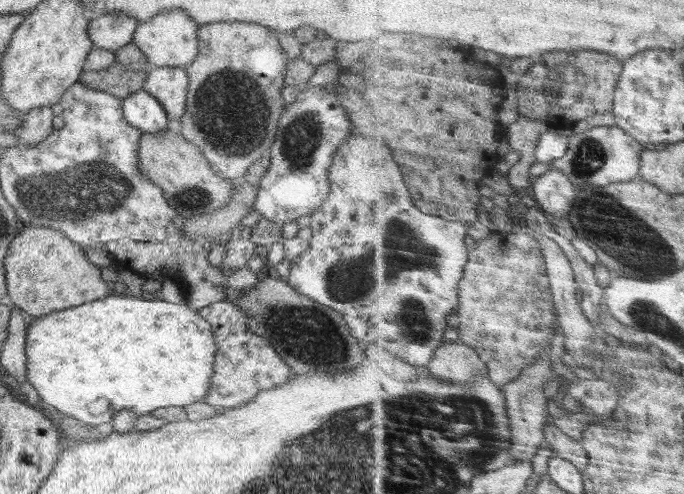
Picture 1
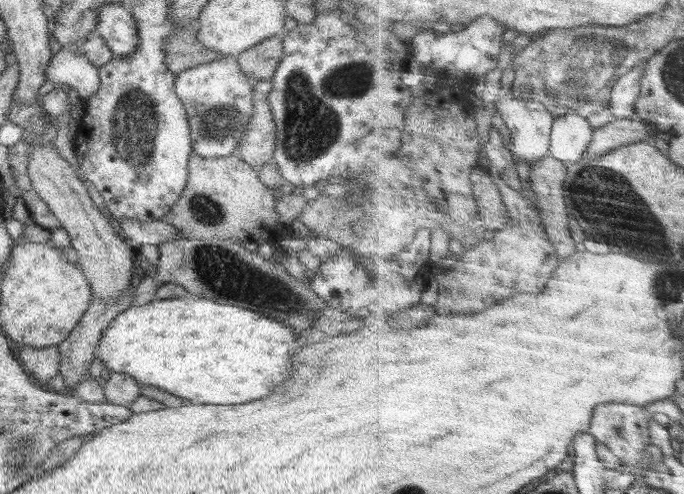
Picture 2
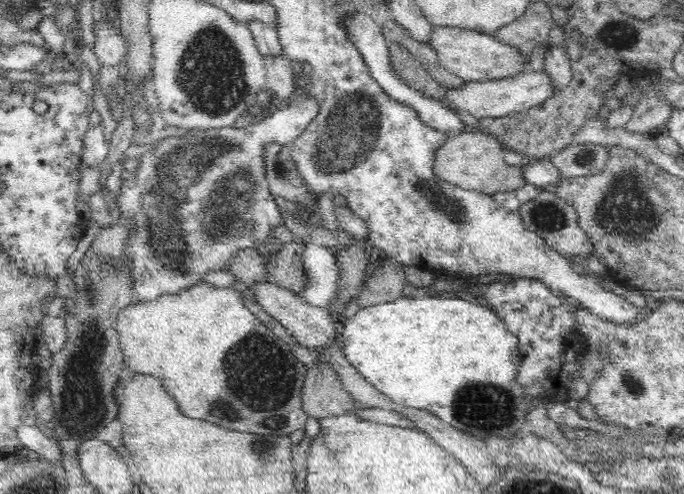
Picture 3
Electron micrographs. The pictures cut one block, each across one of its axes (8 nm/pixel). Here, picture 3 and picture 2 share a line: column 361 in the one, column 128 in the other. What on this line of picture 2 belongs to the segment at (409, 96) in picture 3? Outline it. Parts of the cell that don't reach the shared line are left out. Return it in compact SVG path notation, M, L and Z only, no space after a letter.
M104 3L97 8L96 33L106 42L114 57L124 57L136 49L137 23L124 3Z

